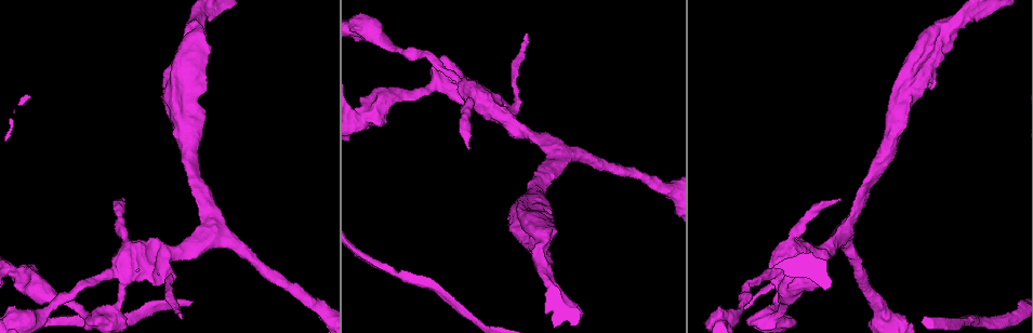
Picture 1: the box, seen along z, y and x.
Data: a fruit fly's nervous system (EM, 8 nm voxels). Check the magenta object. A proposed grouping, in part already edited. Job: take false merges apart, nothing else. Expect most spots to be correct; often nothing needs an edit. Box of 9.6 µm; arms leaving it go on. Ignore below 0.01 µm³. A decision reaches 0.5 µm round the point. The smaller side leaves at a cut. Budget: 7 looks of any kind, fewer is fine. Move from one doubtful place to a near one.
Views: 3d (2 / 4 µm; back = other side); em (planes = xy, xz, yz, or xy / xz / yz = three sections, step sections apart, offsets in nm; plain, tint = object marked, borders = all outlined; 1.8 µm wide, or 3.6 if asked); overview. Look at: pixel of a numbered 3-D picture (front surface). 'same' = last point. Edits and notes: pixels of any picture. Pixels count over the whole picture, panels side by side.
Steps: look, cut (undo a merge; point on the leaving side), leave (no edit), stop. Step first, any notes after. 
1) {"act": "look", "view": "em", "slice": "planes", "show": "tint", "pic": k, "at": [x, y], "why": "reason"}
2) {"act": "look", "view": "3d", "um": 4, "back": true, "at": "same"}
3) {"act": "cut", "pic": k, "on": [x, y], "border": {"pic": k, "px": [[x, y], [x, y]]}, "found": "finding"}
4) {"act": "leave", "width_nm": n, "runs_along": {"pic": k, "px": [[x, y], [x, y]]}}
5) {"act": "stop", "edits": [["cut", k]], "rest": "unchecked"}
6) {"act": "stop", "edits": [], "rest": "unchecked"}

{"act": "look", "view": "em", "um": 3.6, "slice": "planes", "show": "tint", "pic": 1, "at": [883, 309], "why": "sudden change in width"}

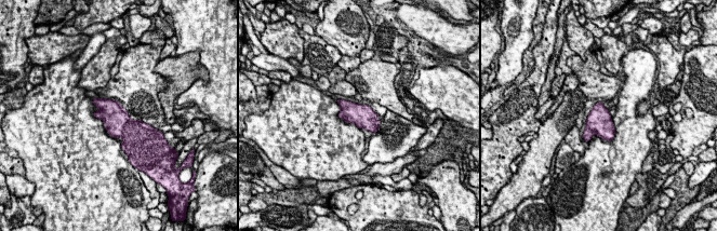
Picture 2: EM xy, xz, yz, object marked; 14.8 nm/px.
{"act": "leave", "found": "continuous, no second neuron"}

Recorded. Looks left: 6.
{"act": "look", "view": "em", "um": 3.6, "slice": "planes", "show": "tint", "pic": 1, "at": [909, 85], "why": "thick turns thin"}

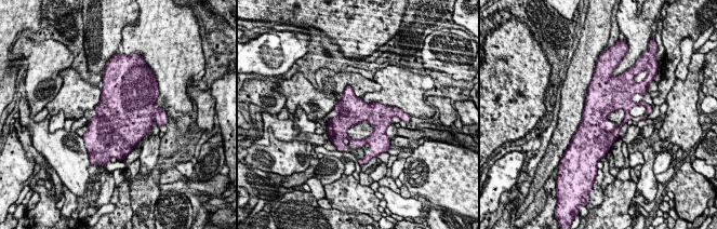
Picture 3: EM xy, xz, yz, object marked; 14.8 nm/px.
{"act": "leave", "found": "one neuron here"}

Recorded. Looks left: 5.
{"act": "look", "view": "3d", "um": 4, "pic": 1, "at": [50, 319], "why": "narrows sharply"}

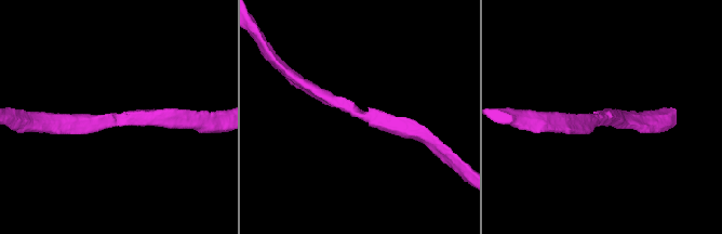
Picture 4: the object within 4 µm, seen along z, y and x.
{"act": "look", "view": "em", "um": 3.6, "slice": "planes", "show": "plain", "pic": 4, "at": [113, 118], "arm_widths_nm": [200, 280]}

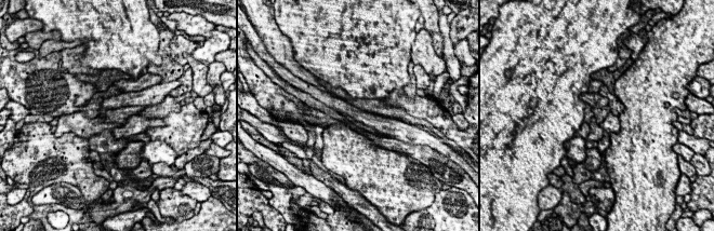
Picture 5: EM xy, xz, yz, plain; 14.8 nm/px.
{"act": "look", "view": "em", "um": 3.6, "slice": "planes", "show": "tint", "at": "same"}

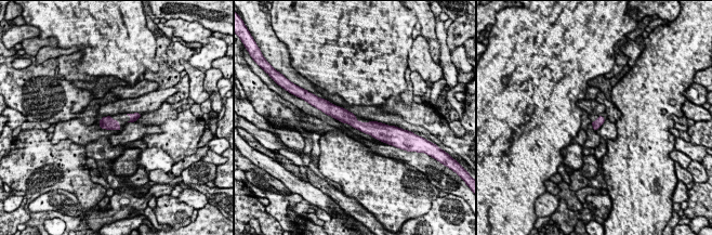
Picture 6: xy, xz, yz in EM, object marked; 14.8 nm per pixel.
{"act": "leave", "runs_along": {"pic": 6, "px": [[327, 109], [359, 126], [385, 128]]}, "found": "continuous, no second neuron"}

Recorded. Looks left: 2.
{"act": "stop", "edits": [], "rest": "unchecked"}

